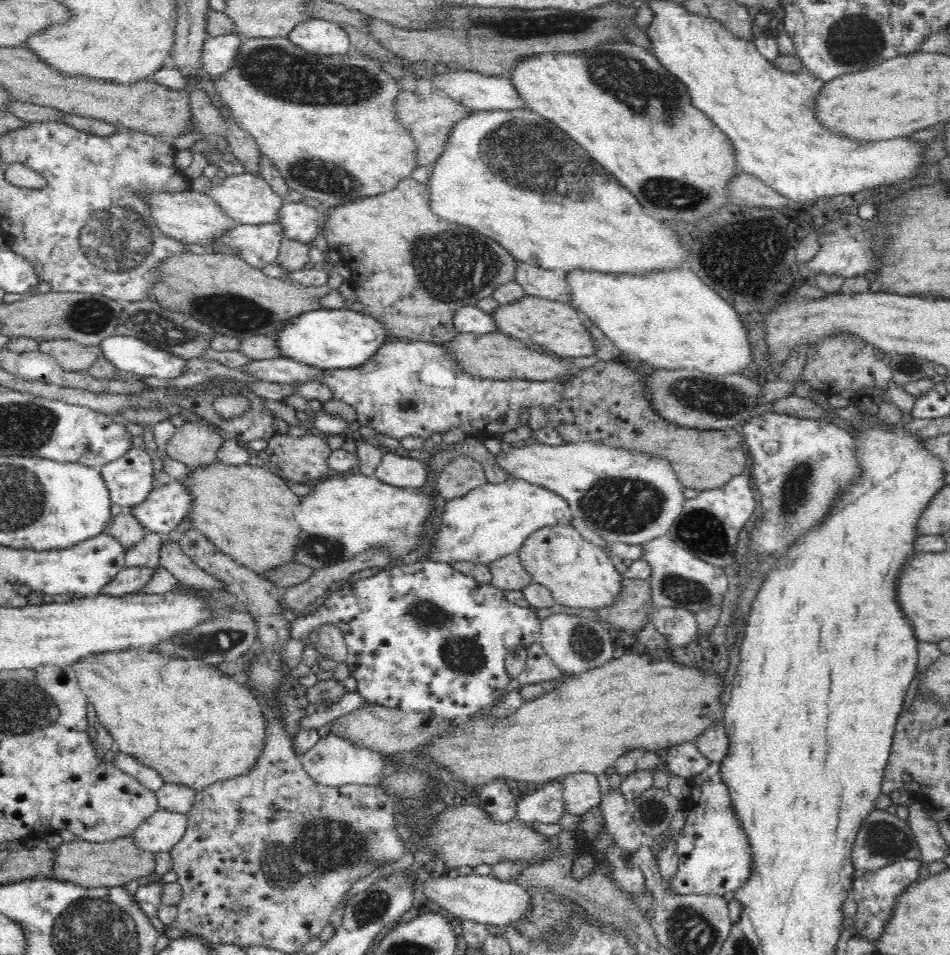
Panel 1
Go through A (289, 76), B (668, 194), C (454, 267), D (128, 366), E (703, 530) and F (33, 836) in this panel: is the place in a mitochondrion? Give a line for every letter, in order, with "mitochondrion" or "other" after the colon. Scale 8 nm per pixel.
A: mitochondrion
B: mitochondrion
C: mitochondrion
D: other
E: mitochondrion
F: other

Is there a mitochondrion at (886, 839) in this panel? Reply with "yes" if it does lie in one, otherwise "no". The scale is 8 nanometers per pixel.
yes

